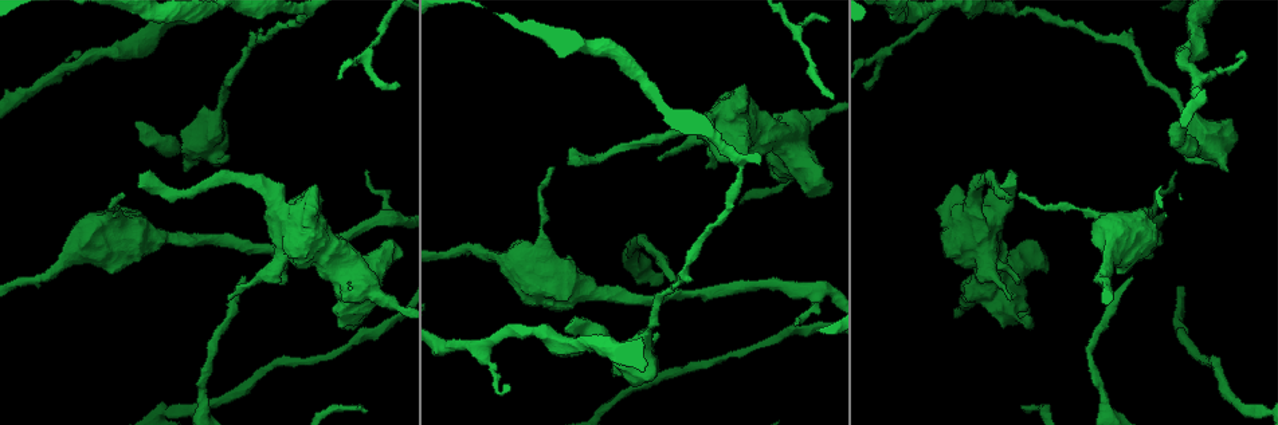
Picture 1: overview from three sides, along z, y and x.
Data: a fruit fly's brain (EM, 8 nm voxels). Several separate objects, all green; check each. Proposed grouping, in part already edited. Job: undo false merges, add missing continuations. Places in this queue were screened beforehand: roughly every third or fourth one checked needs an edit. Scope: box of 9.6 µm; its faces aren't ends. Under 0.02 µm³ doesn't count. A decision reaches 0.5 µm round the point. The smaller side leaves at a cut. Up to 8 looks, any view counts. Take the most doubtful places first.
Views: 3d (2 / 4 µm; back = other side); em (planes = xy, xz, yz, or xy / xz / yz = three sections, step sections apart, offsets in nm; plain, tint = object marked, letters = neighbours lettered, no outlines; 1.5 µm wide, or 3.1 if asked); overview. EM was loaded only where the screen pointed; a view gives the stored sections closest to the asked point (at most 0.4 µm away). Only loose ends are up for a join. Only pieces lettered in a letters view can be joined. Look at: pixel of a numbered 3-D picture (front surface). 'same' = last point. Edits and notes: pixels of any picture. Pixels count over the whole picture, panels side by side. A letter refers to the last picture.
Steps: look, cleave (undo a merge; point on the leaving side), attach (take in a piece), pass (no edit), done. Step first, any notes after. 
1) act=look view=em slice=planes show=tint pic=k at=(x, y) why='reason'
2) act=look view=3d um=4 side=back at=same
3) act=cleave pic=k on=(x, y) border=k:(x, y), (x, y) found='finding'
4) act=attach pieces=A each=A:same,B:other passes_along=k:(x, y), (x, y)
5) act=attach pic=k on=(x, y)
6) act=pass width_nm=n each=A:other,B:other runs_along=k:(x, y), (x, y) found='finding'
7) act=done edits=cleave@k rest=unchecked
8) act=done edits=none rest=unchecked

act=look view=3d um=4 pic=1 at=(1131, 277) why='long arm stops here'

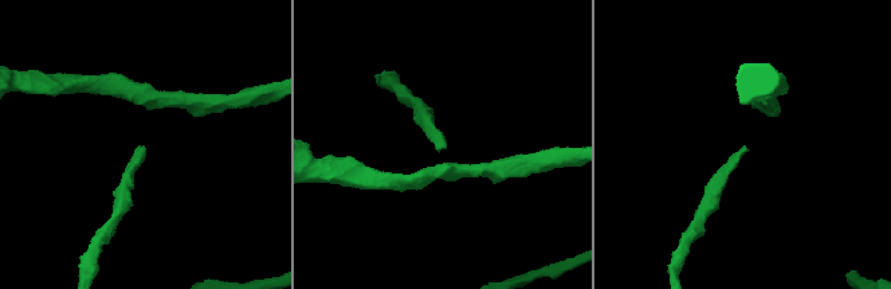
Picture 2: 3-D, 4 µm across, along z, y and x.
act=look view=em slice=xy step=4 show=letters pic=2 at=(446, 147)

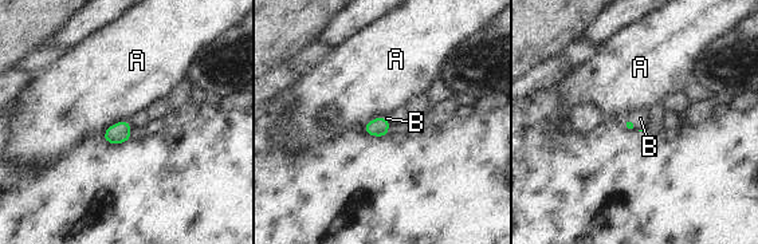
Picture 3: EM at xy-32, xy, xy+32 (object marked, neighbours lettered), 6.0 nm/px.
act=look view=em slice=planes show=letters at=same

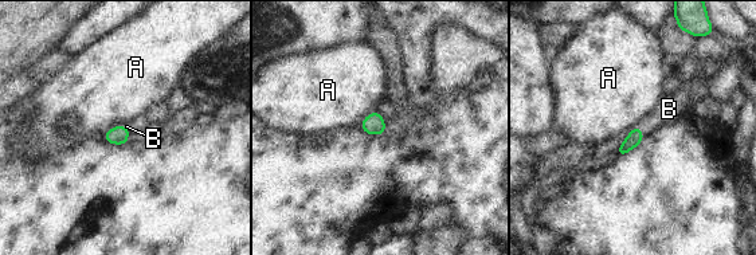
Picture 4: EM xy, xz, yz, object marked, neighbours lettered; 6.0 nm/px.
act=attach pieces=B each=A:other,B:same passes_along=4:(634, 137), (642, 132), (669, 109) found='the cell continues'

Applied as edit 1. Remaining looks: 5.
act=look view=overview

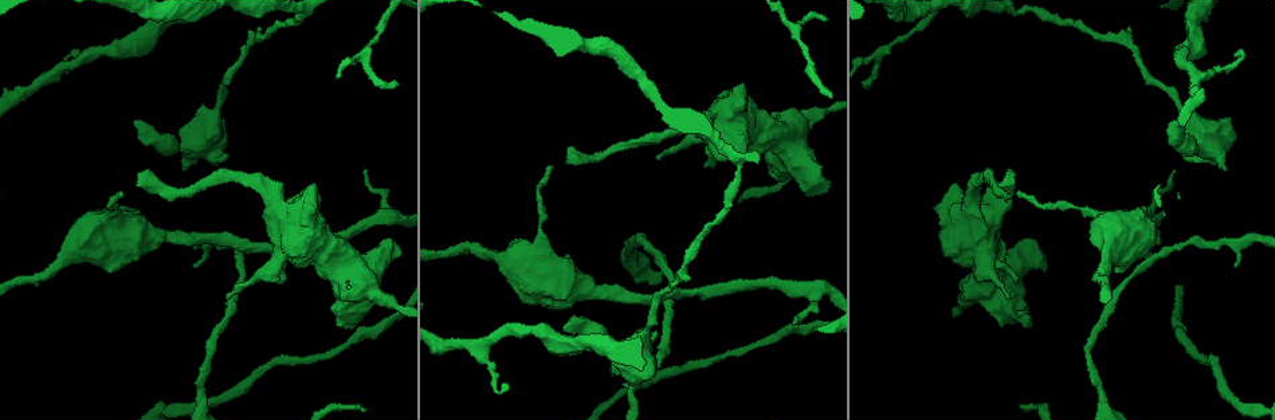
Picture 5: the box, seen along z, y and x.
act=look view=3d um=2 pic=5 at=(825, 16) why='an open end'

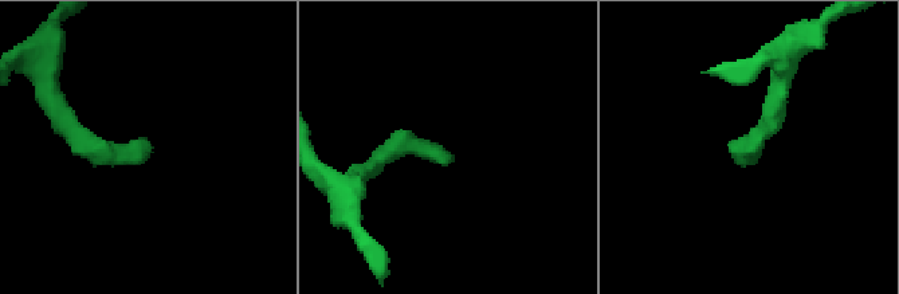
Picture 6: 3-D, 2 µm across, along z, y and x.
act=look view=em slice=planes show=tint pic=6 at=(150, 149)

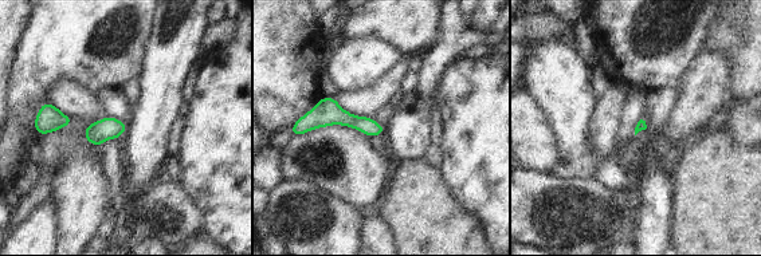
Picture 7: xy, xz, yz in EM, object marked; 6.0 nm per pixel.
act=look view=em slice=planes show=letters at=same why='see the neighbours'

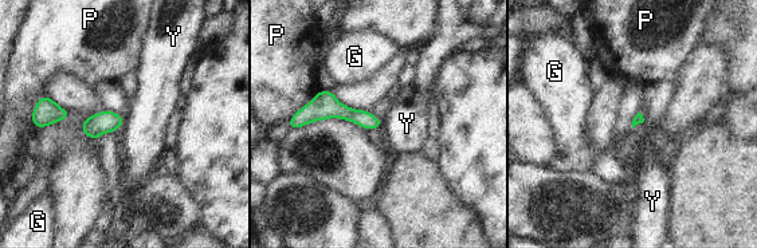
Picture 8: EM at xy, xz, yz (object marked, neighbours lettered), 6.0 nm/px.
act=pass longest_contact=P:260nm each=G:other,P:other,Y:other border=8:(125, 119), (122, 125) found='none of them fits'

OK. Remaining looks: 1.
act=done edits=attach@4 rest=unchecked

